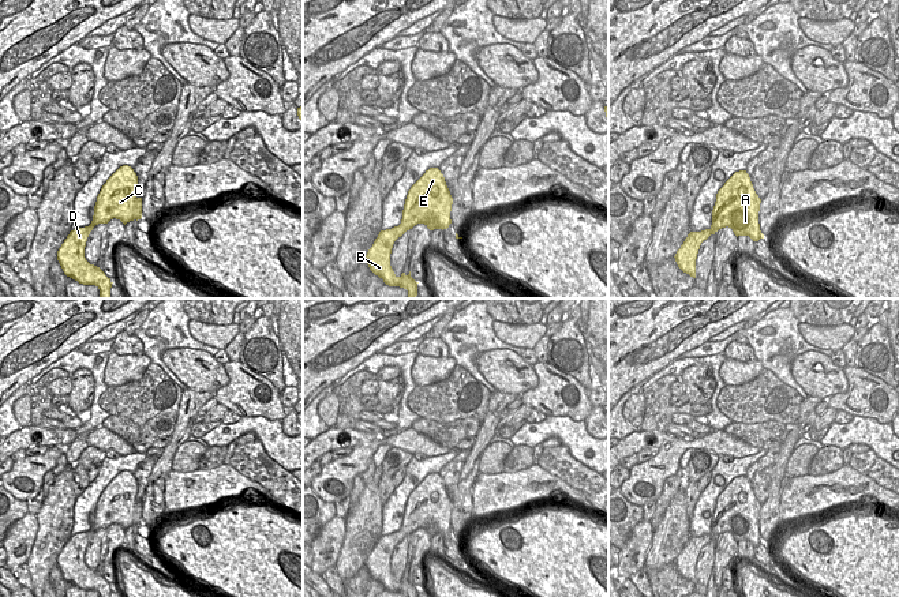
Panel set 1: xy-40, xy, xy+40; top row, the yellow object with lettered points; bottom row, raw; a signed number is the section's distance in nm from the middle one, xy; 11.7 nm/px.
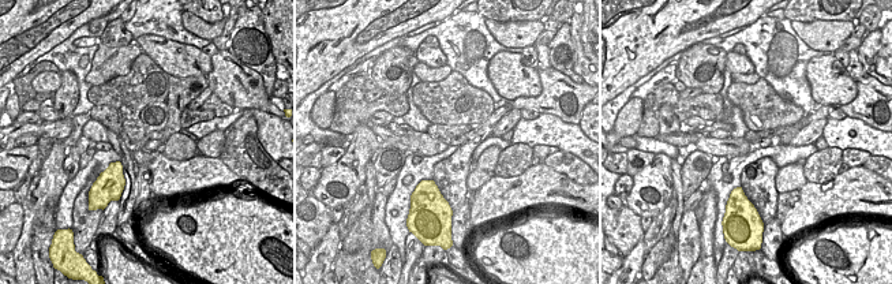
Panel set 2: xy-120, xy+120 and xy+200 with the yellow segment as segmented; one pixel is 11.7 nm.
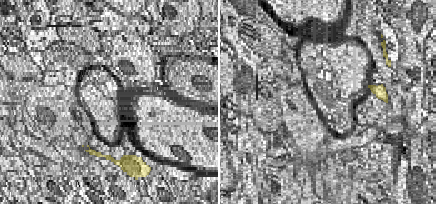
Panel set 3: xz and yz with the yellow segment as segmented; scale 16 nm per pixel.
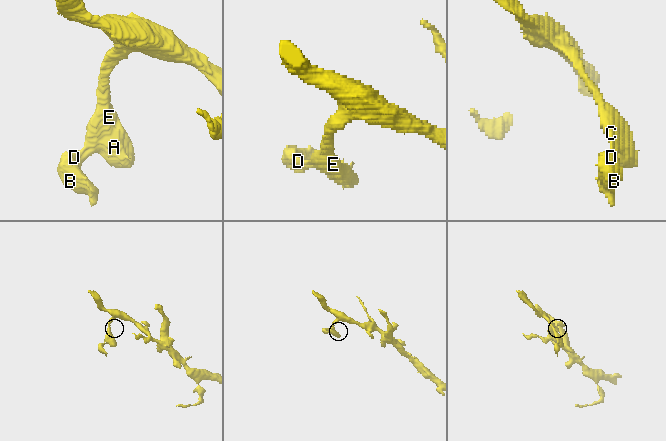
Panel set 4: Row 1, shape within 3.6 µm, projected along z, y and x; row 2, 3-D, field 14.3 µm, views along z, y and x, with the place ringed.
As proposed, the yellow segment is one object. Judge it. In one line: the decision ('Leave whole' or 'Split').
Leave whole.

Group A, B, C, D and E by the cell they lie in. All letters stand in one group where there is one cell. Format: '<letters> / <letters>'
A B C D E

